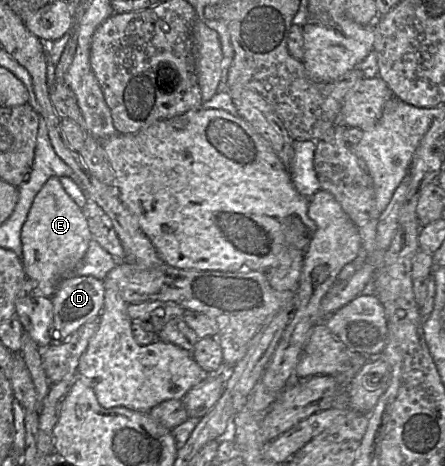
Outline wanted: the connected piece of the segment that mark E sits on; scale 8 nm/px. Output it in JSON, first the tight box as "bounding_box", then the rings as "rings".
{"bounding_box":[21,178,92,298],"rings":[[[59,178],[48,179],[34,198],[21,232],[23,267],[27,278],[36,283],[40,294],[51,298],[63,279],[68,276],[76,276],[73,274],[84,258],[91,240],[92,237],[82,209],[65,192]]]}

